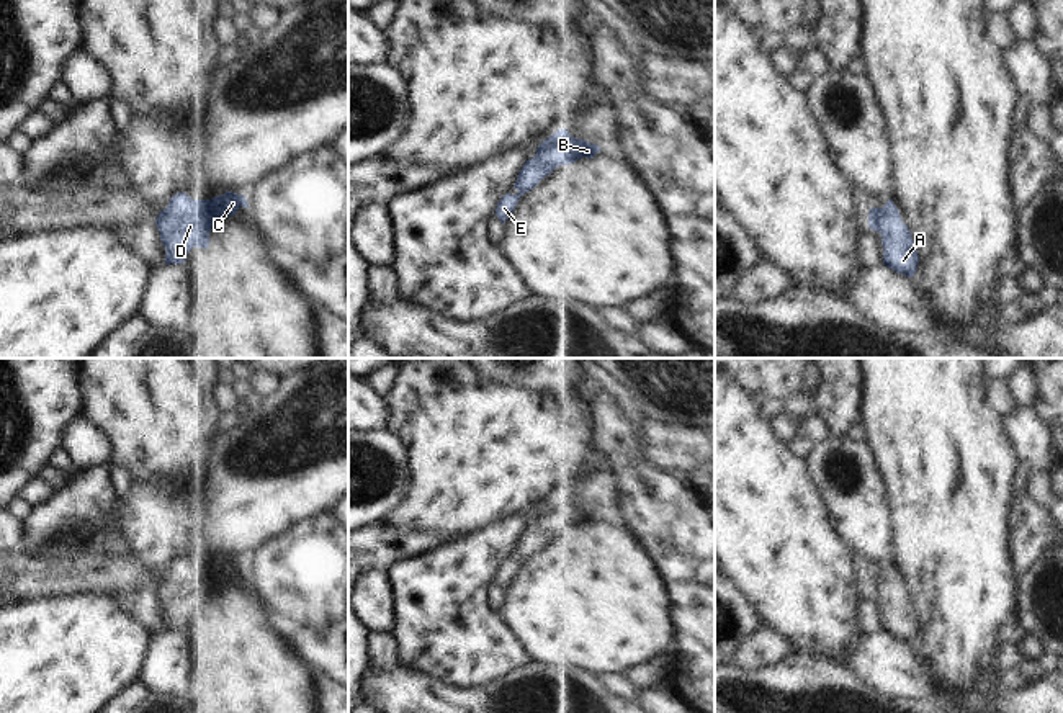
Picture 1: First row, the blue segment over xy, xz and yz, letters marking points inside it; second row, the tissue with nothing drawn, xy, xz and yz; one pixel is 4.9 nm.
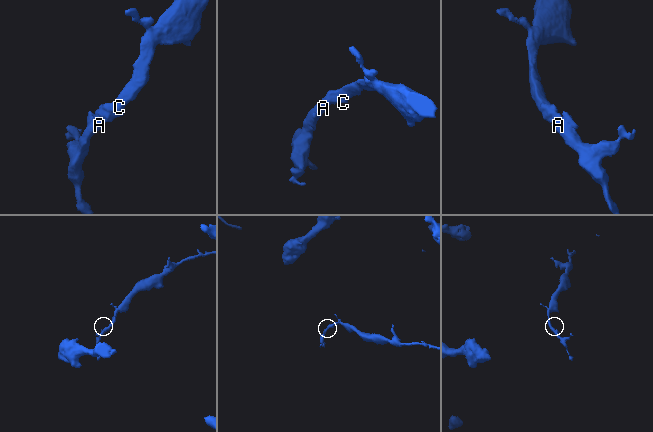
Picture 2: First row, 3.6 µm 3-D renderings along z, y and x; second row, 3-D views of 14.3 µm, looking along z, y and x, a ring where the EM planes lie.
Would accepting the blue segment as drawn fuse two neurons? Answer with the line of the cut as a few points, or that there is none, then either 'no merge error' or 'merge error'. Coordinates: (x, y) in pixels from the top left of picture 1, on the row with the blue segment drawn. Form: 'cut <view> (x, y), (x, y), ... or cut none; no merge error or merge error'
cut none; no merge error

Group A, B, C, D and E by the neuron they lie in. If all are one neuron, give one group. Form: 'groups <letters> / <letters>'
groups A B C D E

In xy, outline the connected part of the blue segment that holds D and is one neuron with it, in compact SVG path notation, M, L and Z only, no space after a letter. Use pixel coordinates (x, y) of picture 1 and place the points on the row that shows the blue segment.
M226 191L211 200L191 200L186 193L177 193L168 206L155 219L165 252L165 265L183 263L193 249L208 249L211 227L249 203L244 195Z

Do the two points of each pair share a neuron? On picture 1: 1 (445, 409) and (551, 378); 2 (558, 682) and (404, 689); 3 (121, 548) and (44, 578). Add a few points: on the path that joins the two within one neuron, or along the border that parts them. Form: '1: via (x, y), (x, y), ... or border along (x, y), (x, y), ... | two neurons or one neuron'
1: border along (484, 376), (494, 381), (509, 381), (560, 393) | two neurons
2: via (520, 679), (502, 686), (493, 695), (442, 695) | one neuron
3: border along (131, 553), (123, 556), (62, 555) | two neurons

